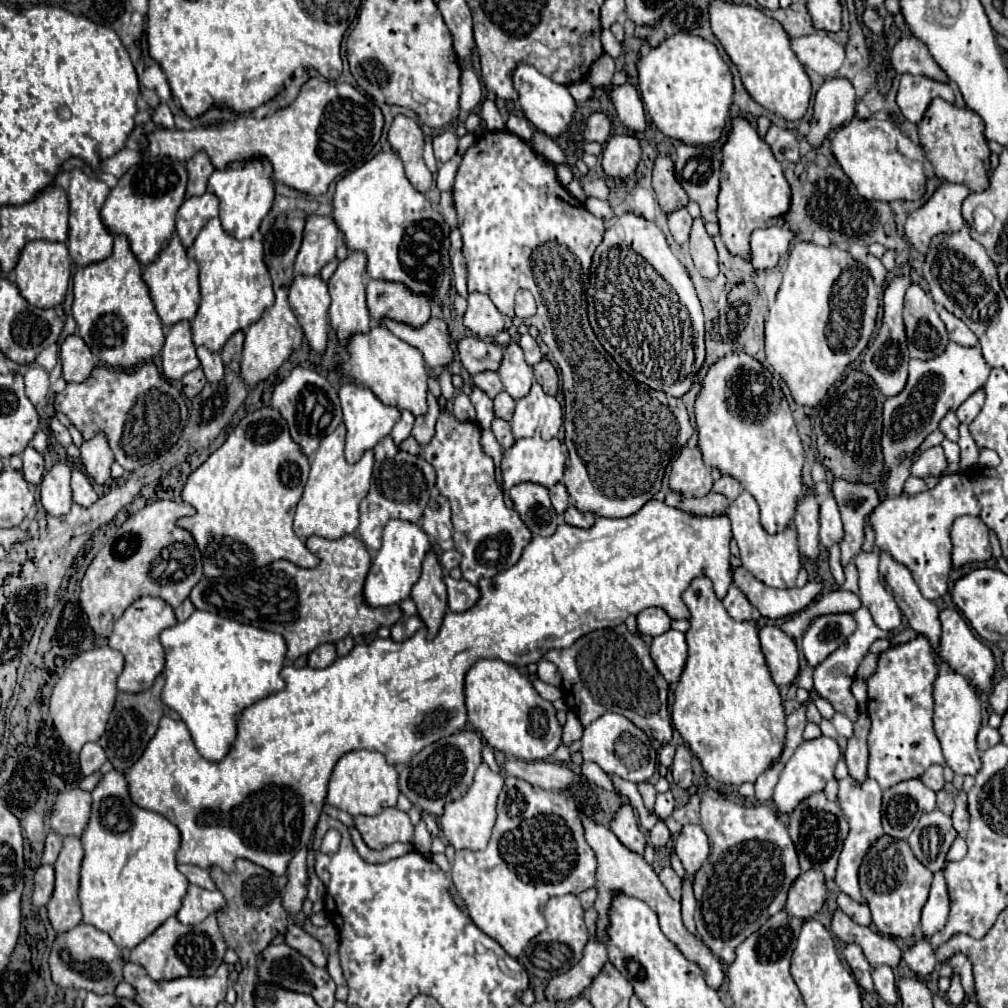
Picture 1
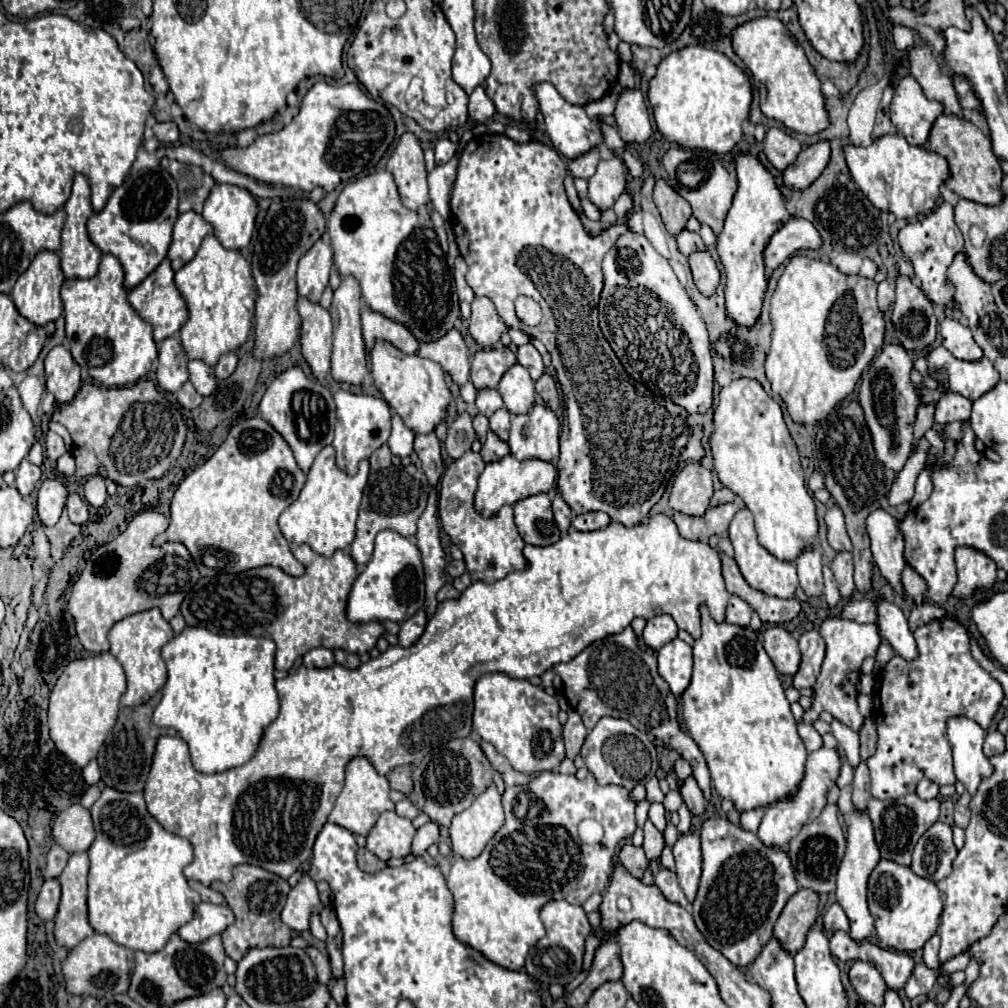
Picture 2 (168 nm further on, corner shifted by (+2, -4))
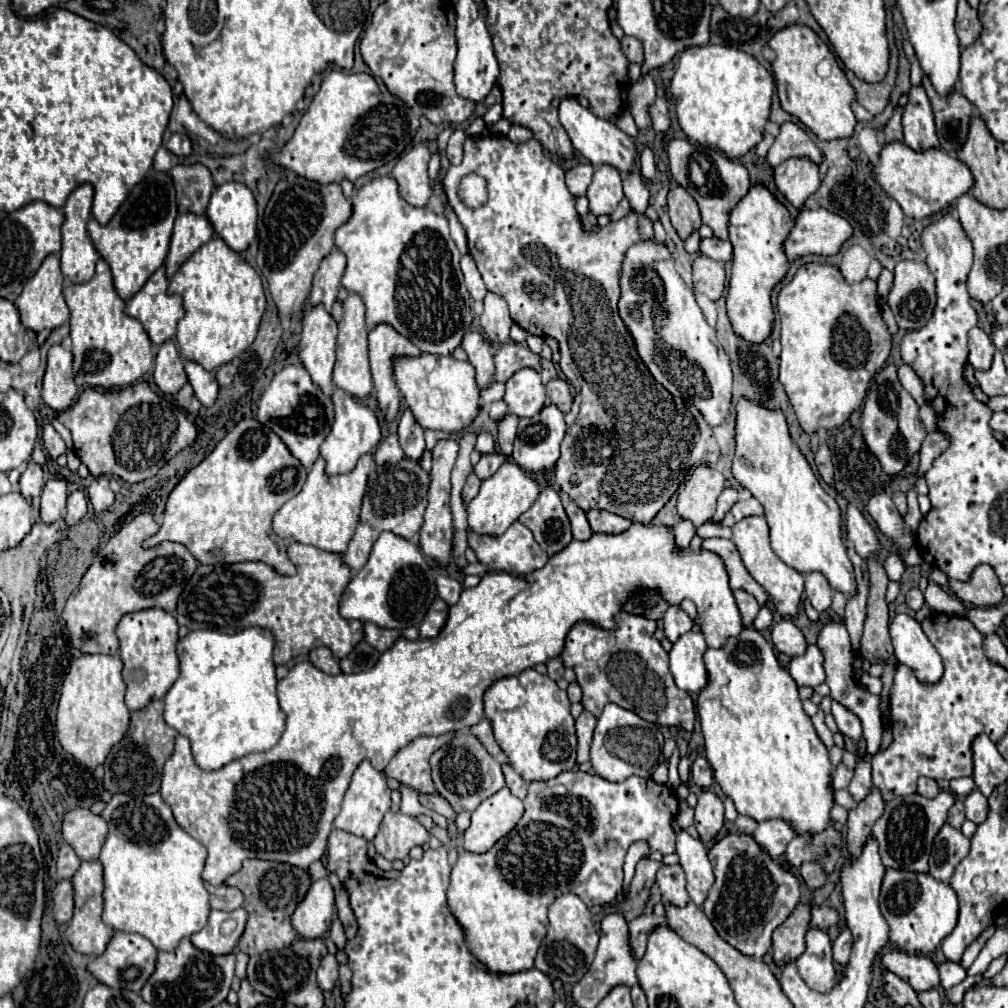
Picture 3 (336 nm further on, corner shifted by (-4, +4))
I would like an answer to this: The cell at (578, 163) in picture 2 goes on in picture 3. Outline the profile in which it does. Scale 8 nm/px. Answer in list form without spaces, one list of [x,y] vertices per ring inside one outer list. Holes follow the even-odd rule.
[[[577,164],[567,172],[567,188],[573,196],[581,196],[587,192],[591,180],[593,180],[595,168],[591,164]]]

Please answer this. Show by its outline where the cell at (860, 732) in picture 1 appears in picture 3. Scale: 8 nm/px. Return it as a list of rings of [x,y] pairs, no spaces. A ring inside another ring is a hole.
[[[871,786],[869,794],[857,802],[857,808],[849,810],[845,840],[847,840],[847,848],[851,856],[861,854],[861,846],[871,836],[871,828],[875,820],[883,814],[883,808],[885,808],[885,800],[881,792],[875,786]]]

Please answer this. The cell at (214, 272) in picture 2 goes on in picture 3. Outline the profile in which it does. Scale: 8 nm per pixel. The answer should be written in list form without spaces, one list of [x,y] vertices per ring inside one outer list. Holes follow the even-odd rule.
[[[213,236],[203,248],[199,248],[173,276],[169,282],[169,292],[183,296],[185,306],[185,318],[177,326],[177,344],[179,352],[185,360],[195,360],[207,370],[215,370],[225,362],[231,362],[241,352],[245,352],[255,336],[261,322],[261,316],[265,312],[265,294],[259,274],[235,252],[231,250],[219,236]]]

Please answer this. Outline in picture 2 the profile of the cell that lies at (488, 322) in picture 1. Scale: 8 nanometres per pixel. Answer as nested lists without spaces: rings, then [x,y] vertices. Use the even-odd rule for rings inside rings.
[[[475,298],[471,304],[471,320],[469,320],[469,334],[475,338],[477,344],[483,348],[493,348],[501,334],[507,330],[505,322],[495,310],[495,304],[489,298]]]

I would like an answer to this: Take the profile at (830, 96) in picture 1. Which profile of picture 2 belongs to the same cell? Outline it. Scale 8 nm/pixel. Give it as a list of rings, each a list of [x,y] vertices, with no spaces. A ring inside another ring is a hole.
[[[817,142],[815,146],[807,146],[797,156],[797,160],[783,170],[783,184],[787,188],[791,188],[791,190],[805,190],[805,188],[809,188],[821,176],[821,172],[825,170],[827,162],[829,162],[829,142]]]

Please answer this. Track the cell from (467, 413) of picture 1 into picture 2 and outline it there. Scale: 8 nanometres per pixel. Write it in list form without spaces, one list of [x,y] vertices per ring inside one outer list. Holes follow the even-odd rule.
[[[463,414],[457,416],[449,430],[447,430],[447,440],[445,440],[445,450],[449,454],[451,460],[461,458],[467,450],[471,450],[471,444],[475,440],[475,432],[473,432],[473,424],[471,424],[471,416]]]

